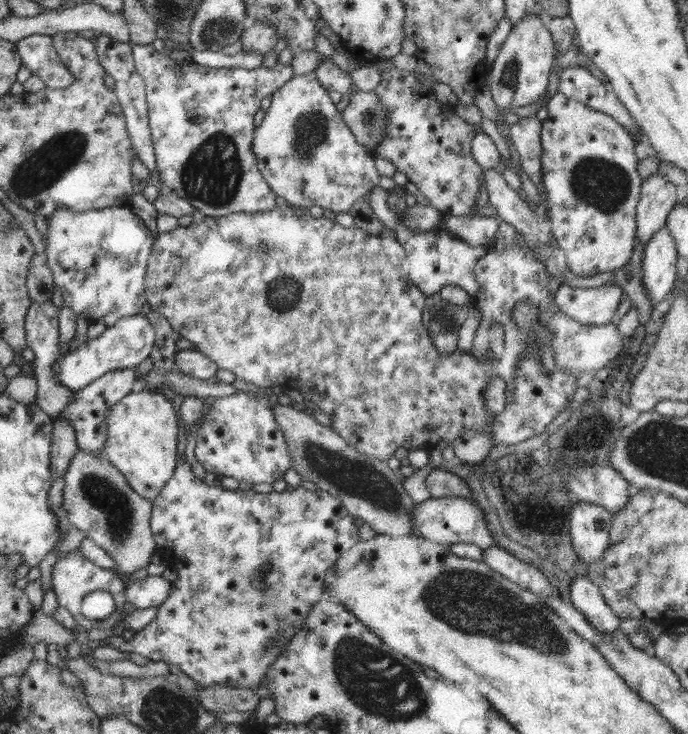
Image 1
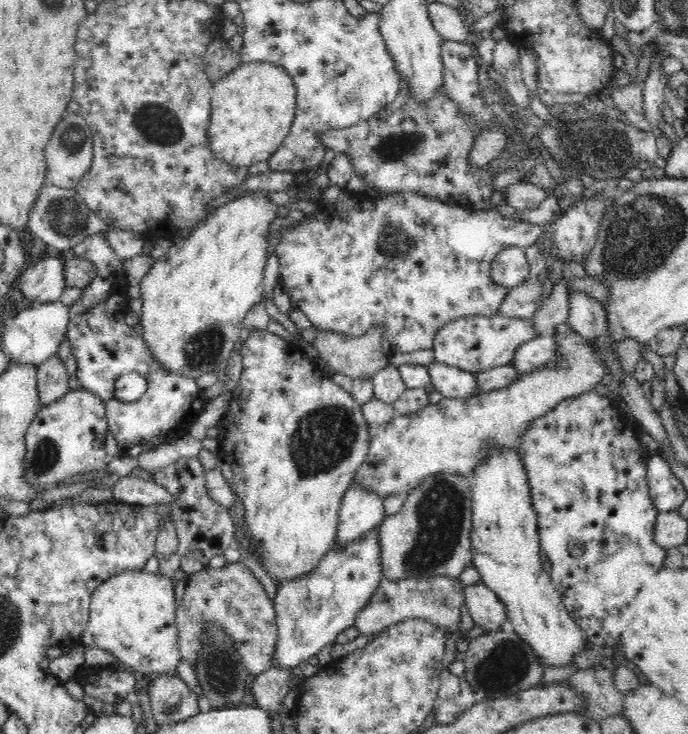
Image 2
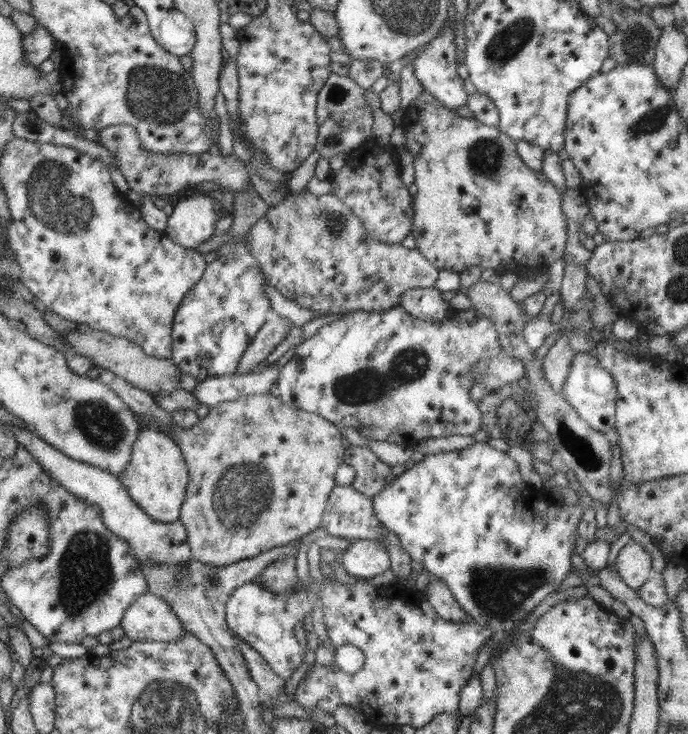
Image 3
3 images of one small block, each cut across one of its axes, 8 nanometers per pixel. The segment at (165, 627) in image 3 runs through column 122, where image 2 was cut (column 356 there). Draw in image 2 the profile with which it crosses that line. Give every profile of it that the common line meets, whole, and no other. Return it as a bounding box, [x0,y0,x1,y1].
[354,576,466,635]

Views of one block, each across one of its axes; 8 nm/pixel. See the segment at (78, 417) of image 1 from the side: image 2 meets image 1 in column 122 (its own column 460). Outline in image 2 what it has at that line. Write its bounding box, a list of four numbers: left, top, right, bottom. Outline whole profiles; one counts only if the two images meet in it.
[429,362,482,398]

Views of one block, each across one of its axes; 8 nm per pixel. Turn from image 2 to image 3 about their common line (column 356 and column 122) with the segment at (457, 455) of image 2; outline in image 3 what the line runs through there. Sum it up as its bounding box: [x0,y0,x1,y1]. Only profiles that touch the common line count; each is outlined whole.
[118,428,190,523]

